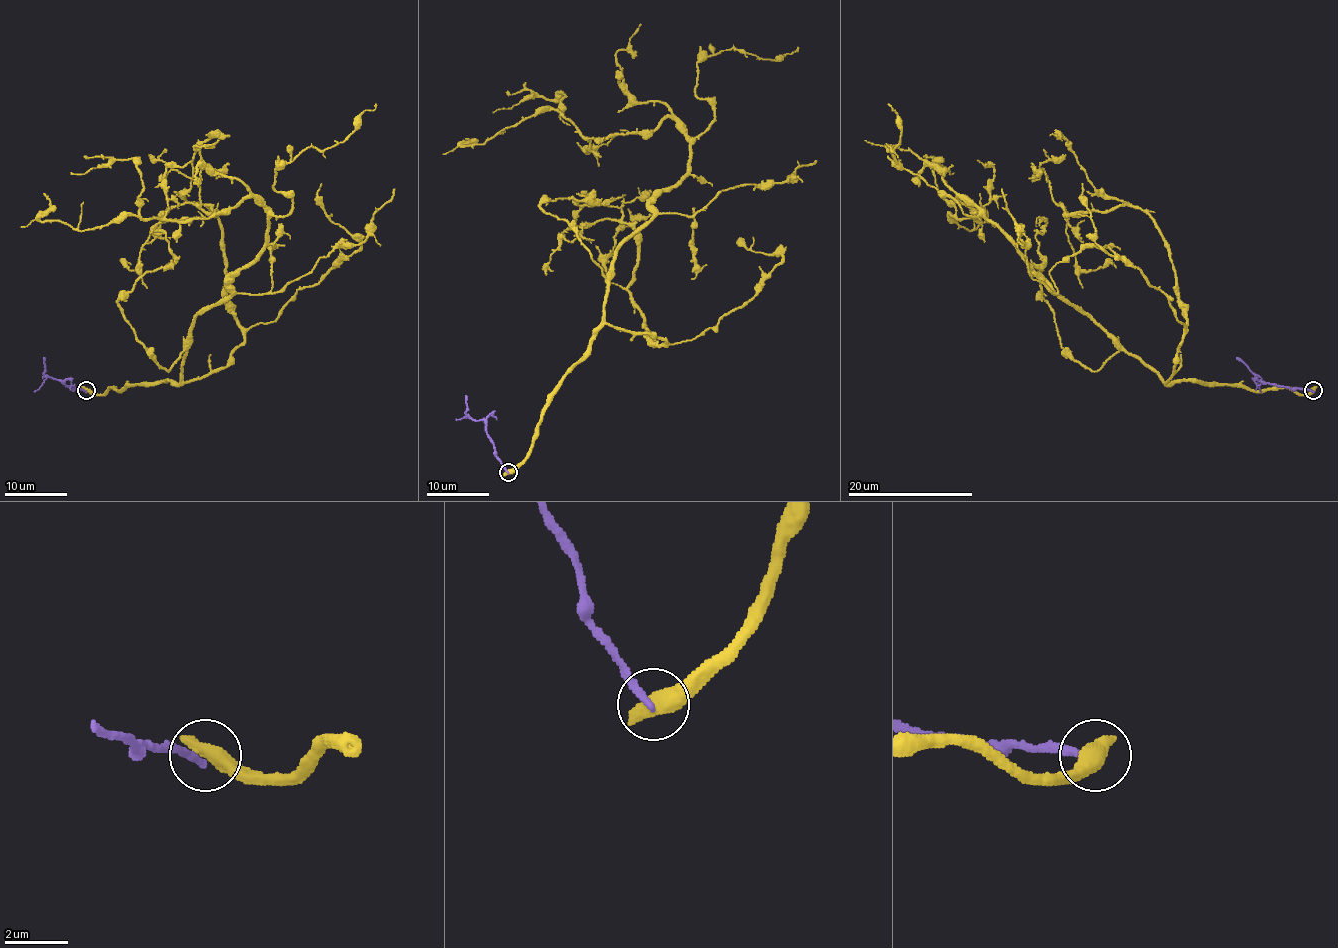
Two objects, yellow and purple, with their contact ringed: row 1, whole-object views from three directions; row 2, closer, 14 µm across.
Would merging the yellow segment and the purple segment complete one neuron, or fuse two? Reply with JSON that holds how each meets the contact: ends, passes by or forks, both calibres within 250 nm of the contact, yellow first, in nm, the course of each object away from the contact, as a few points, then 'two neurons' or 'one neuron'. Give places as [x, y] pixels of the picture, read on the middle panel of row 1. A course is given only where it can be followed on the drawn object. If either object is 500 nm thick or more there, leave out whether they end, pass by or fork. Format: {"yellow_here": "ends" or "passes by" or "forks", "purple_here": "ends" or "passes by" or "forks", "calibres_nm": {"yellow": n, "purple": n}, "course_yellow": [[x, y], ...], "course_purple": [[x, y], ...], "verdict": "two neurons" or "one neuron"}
{"calibres_nm": {"yellow": 650, "purple": 240}, "course_yellow": [[508, 472], [602, 325], [613, 253], [685, 174], [690, 139], [665, 118], [585, 138], [555, 110], [465, 138]], "course_purple": [[508, 472], [496, 455], [487, 425], [466, 413], [465, 395]], "verdict": "two neurons"}

